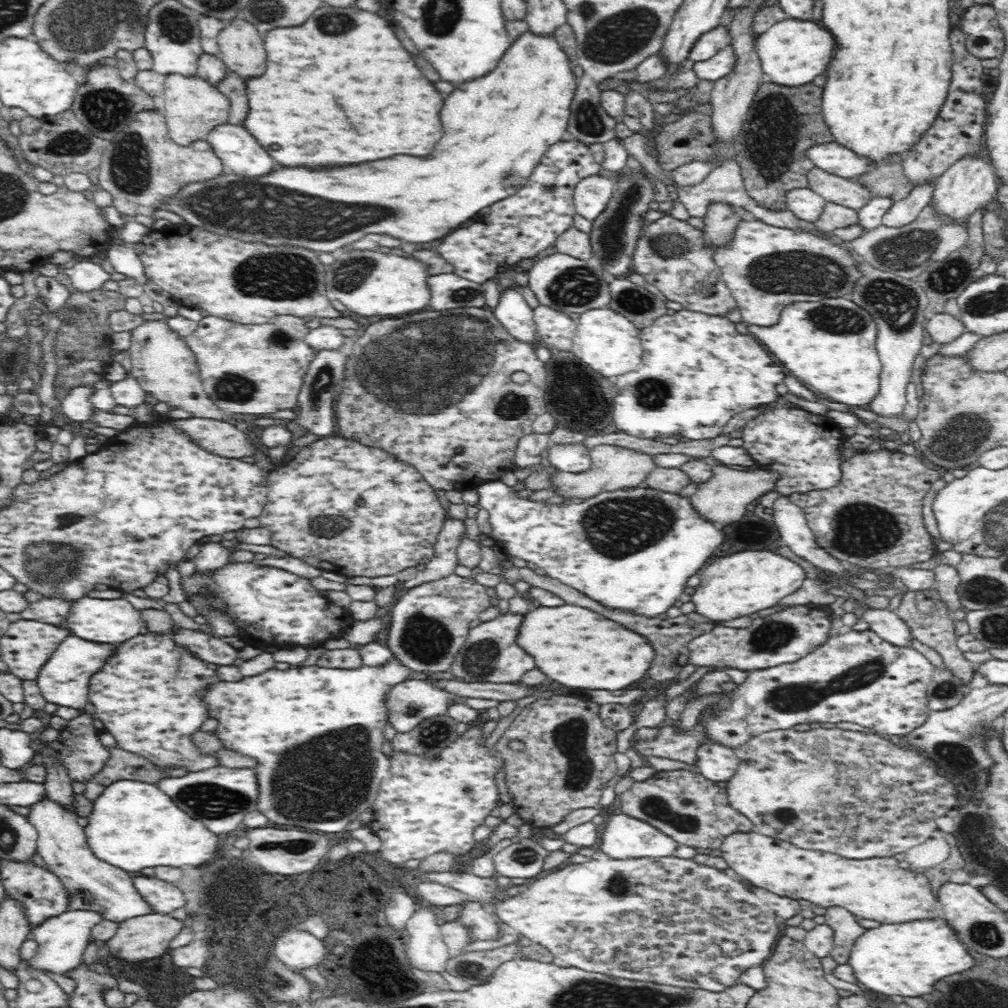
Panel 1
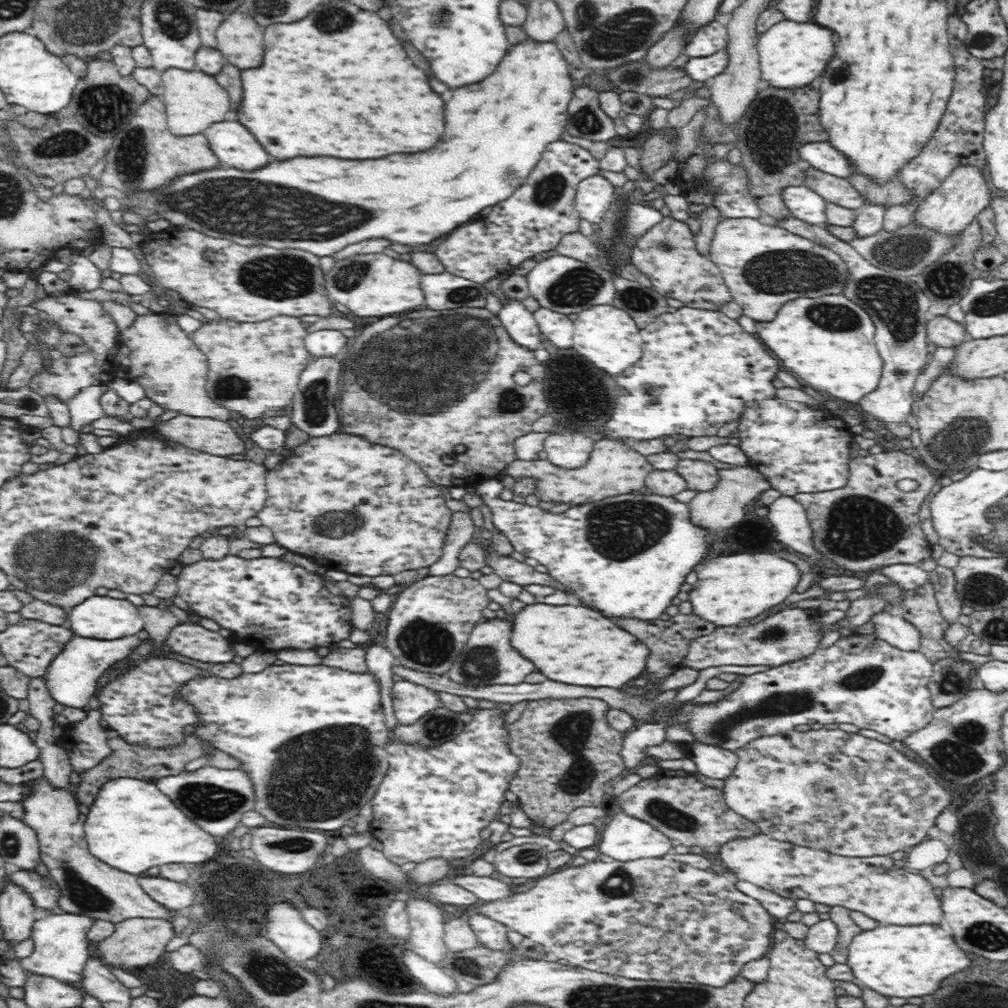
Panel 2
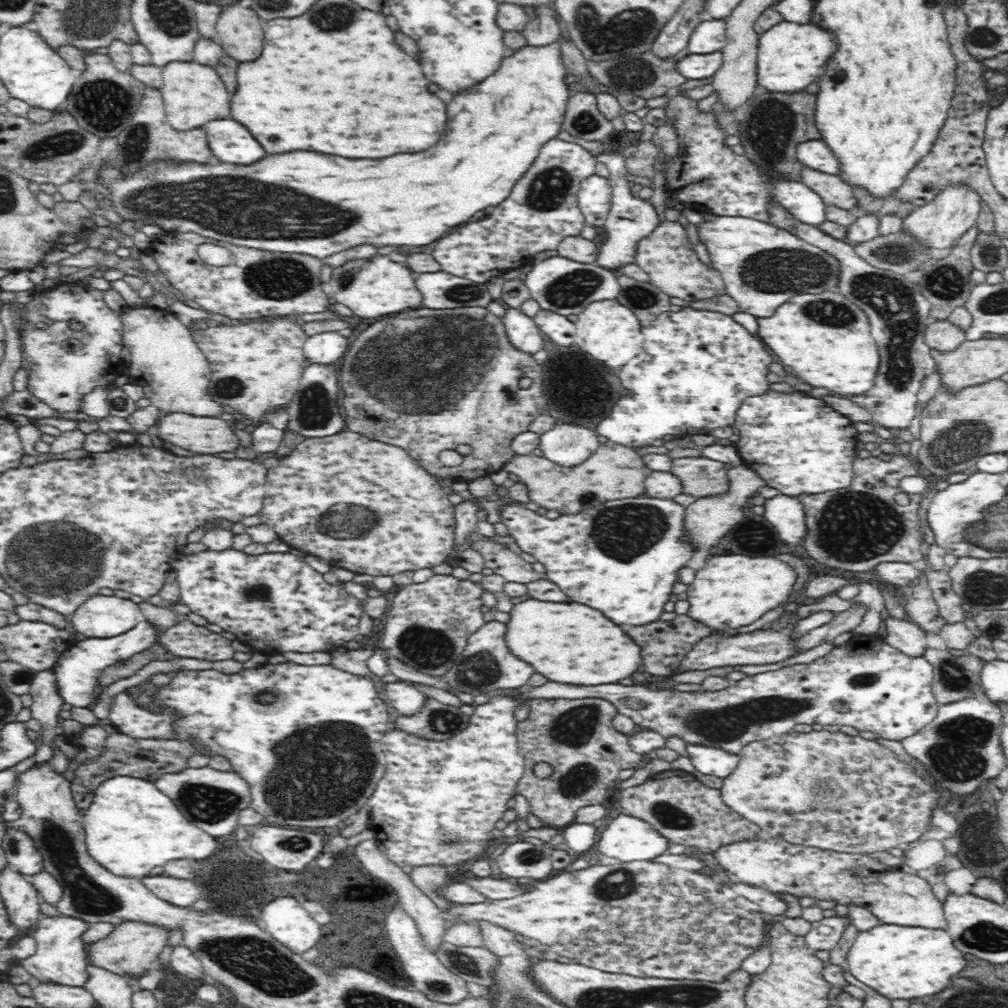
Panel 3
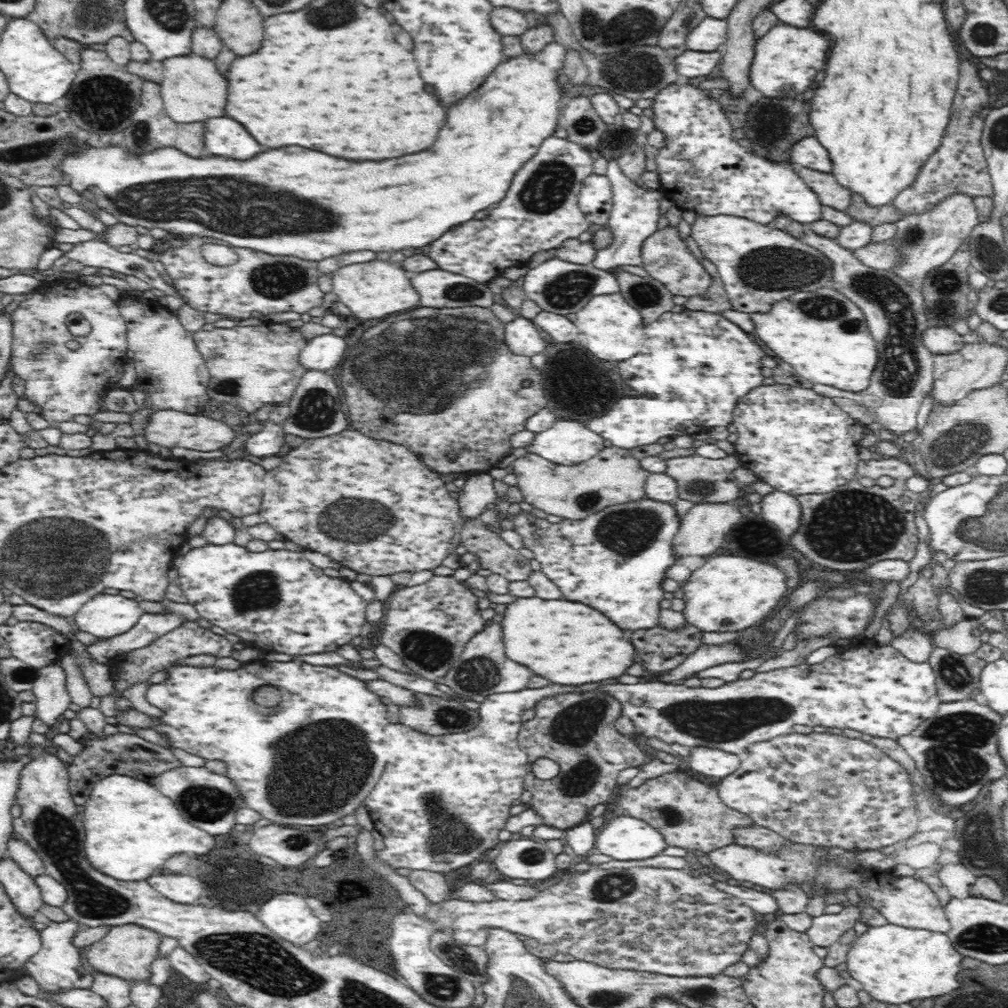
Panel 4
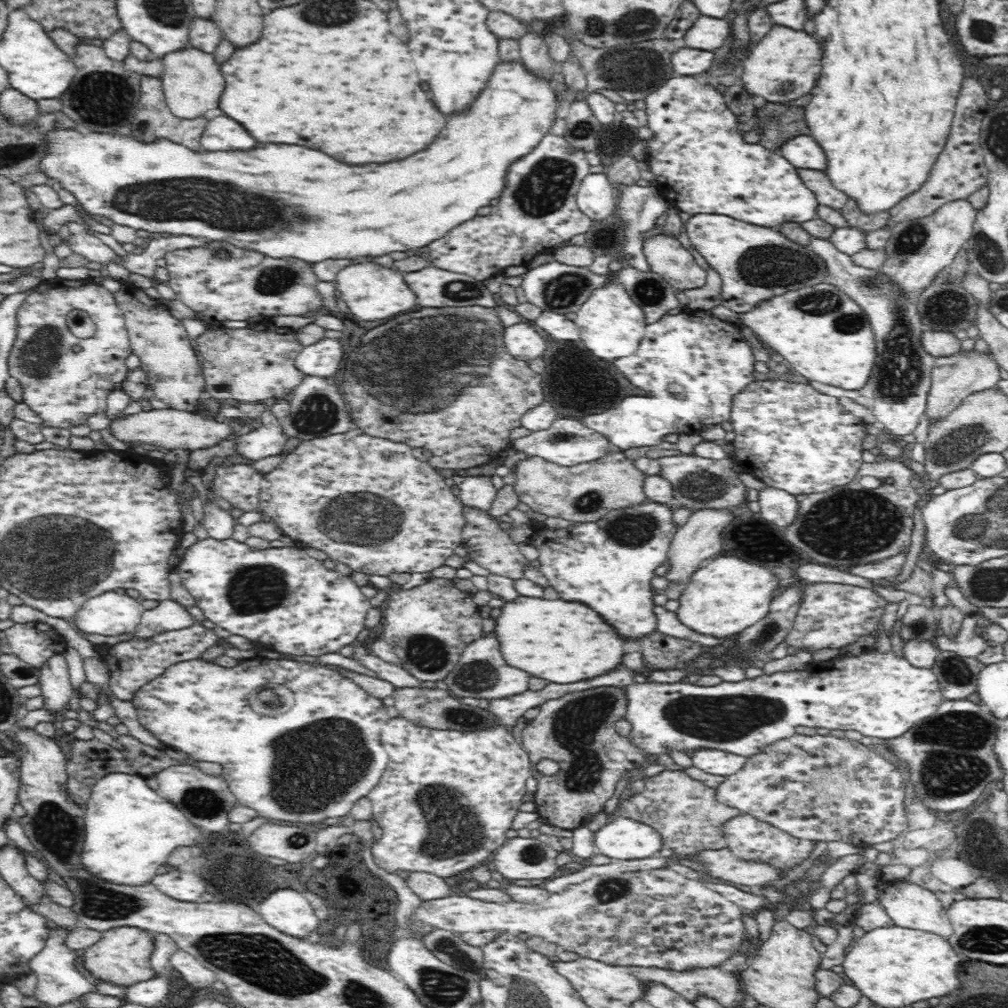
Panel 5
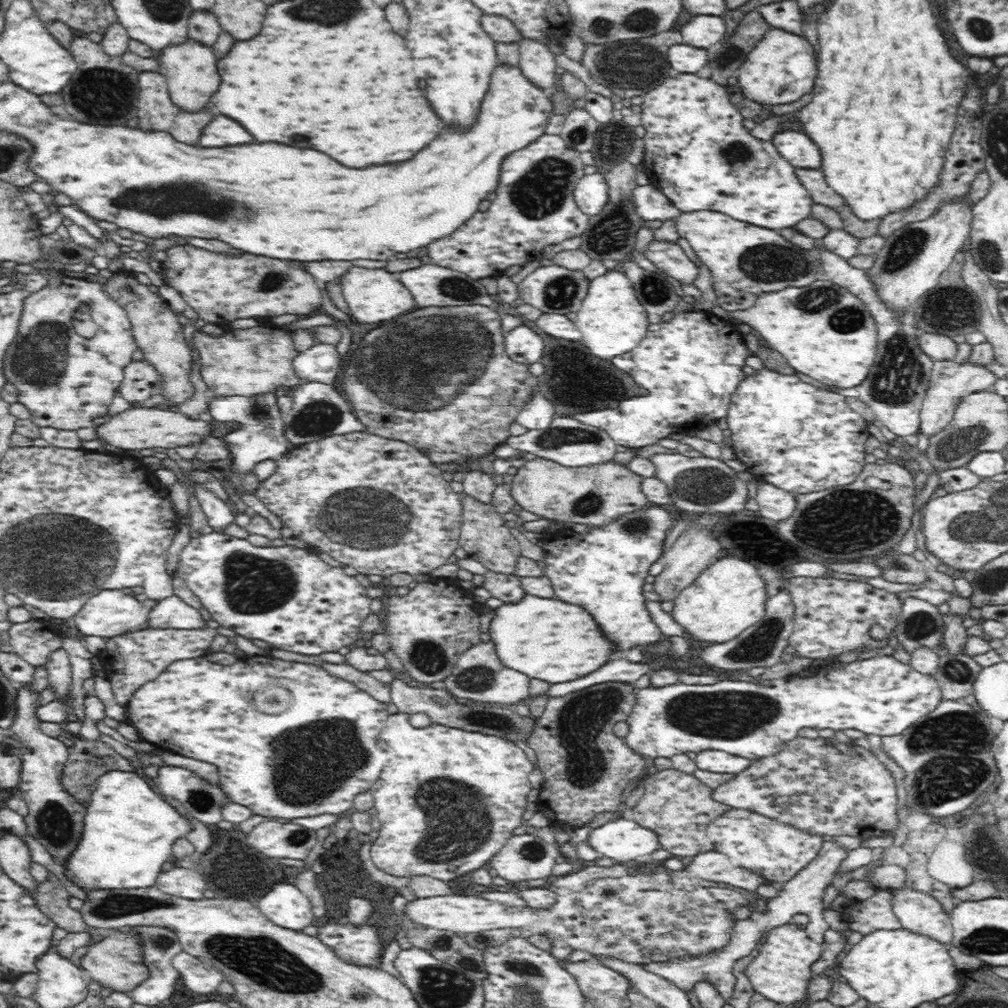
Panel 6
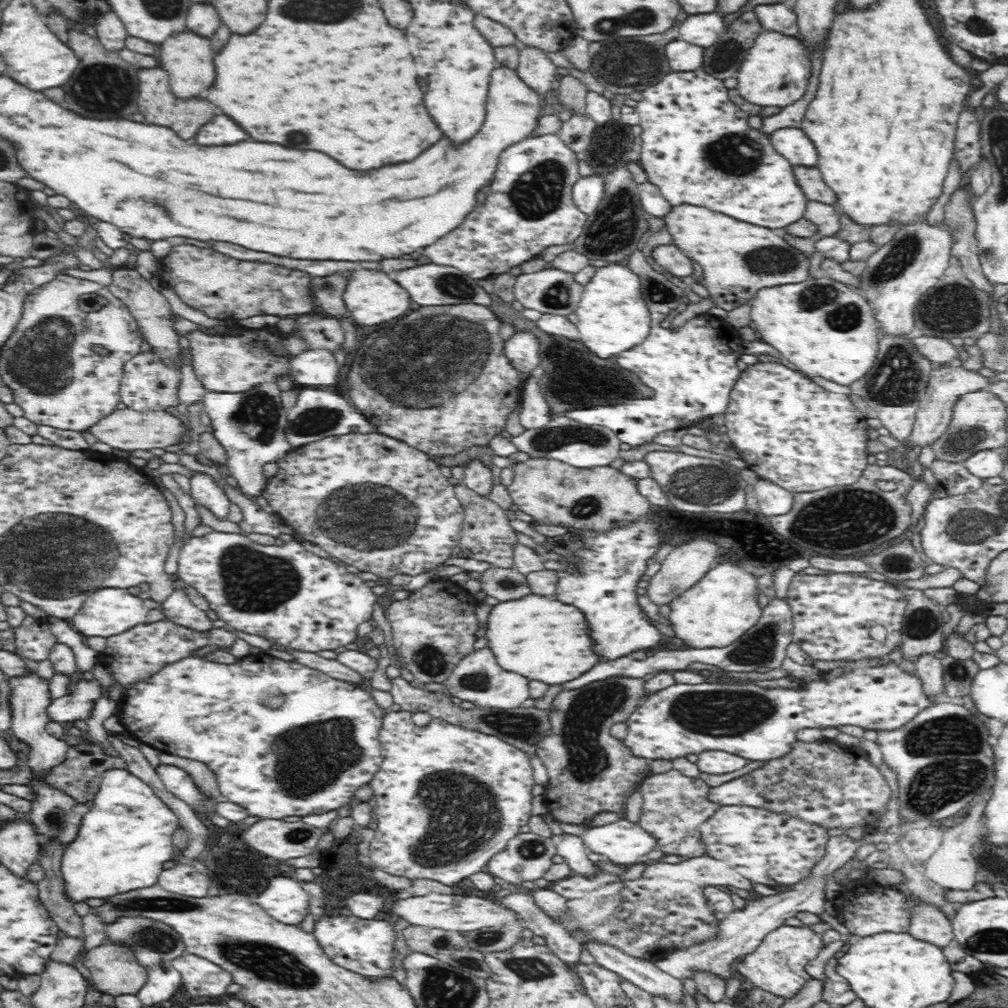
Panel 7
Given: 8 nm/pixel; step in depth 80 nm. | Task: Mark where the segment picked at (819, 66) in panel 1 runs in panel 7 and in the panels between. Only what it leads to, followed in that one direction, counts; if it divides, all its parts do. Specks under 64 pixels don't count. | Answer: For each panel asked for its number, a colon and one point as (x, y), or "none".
2: (791, 54)
3: (790, 56)
4: (786, 60)
5: (785, 64)
6: (782, 67)
7: (775, 71)

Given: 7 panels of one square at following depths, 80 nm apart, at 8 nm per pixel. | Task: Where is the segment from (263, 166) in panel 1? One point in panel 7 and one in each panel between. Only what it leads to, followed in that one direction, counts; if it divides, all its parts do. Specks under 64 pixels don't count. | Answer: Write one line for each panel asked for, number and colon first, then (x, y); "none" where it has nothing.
2: (235, 147)
3: (229, 141)
4: (223, 136)
5: (222, 133)
6: (221, 131)
7: (221, 131)

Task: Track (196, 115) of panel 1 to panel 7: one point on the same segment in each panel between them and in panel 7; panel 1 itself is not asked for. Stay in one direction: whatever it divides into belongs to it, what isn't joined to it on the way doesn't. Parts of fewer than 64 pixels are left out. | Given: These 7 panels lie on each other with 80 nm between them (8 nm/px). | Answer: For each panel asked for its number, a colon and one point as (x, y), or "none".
2: (194, 101)
3: (193, 94)
4: (192, 89)
5: (192, 83)
6: (189, 67)
7: (188, 58)

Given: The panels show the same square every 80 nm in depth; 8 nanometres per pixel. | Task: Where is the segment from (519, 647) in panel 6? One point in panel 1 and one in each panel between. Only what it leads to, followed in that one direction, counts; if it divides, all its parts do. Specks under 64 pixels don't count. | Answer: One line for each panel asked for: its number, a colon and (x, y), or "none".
1: (577, 647)
2: (572, 644)
3: (570, 643)
4: (568, 643)
5: (563, 642)

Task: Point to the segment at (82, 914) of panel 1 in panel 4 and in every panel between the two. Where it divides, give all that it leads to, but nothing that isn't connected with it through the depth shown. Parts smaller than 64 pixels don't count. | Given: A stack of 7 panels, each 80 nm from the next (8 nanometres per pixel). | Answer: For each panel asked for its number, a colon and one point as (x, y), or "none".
2: (62, 947)
3: (61, 957)
4: (58, 966)

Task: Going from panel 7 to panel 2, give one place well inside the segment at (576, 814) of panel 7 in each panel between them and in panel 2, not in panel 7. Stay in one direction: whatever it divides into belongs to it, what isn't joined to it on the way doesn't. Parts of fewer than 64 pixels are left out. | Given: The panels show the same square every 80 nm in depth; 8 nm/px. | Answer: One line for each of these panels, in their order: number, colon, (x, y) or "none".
2: (568, 753)
3: (576, 736)
4: (577, 731)
5: (577, 731)
6: (586, 768)

